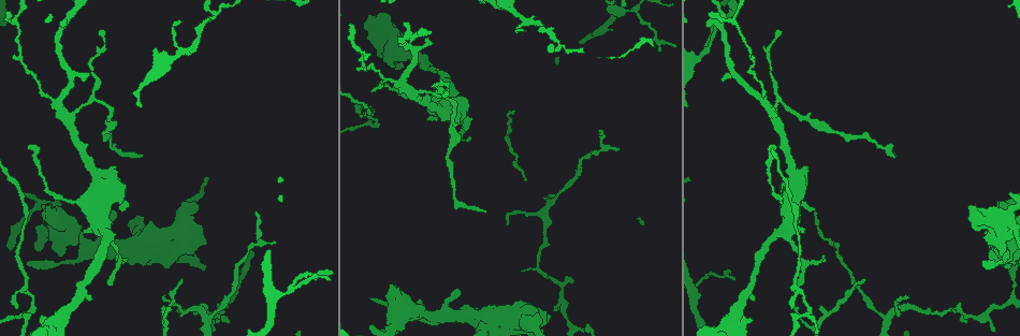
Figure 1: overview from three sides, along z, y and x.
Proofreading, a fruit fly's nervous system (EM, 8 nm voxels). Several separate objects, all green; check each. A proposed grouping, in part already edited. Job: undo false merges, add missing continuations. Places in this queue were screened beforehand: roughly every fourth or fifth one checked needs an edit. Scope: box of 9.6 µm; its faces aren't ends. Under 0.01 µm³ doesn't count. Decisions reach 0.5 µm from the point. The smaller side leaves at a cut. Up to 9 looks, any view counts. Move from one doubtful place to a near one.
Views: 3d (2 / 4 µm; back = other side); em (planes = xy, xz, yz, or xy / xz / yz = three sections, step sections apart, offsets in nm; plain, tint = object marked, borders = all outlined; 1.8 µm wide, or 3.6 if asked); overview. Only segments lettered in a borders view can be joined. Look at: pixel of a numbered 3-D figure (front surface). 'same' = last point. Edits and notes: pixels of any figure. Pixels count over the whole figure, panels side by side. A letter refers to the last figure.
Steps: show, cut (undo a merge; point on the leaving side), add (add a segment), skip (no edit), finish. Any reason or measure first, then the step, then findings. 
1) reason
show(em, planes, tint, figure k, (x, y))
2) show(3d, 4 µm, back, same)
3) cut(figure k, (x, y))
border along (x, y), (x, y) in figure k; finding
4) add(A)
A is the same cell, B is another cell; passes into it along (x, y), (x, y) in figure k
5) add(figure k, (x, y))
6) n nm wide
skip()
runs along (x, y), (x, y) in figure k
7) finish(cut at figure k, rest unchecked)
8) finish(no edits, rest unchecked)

branch stops here
show(em, planes, borders, figure 1, (47, 206))

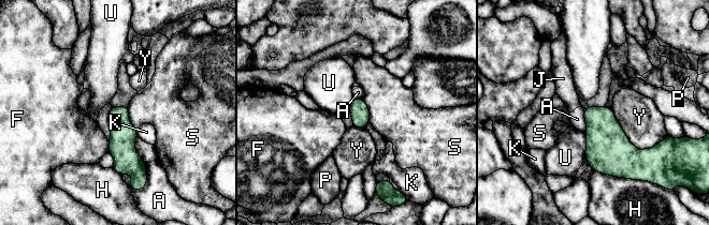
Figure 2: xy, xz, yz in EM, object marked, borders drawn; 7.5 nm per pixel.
skip()
A, F, H, J, K, P, S, U and Y are other cells; border along (584, 132), (585, 155) in figure 2; no lettered segment goes on from it

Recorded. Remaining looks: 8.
touches itself
show(3d, 4 µm, figure 1, (66, 262))

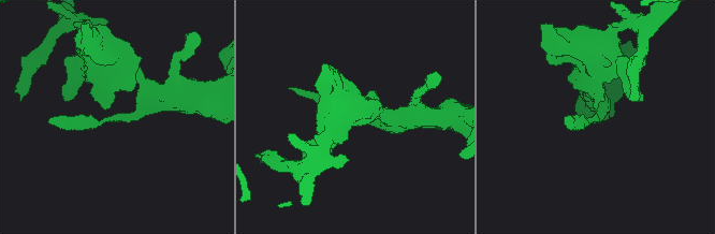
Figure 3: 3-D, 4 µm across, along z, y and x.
arms of 160, 300 nm
show(em, planes, borders, figure 3, (595, 116))

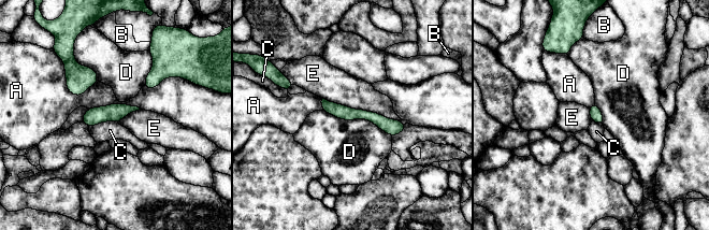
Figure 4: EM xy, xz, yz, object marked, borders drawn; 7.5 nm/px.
skip()
A, B, C, D and E are other cells; runs along (324, 102), (402, 126) in figure 4; continuous, no second neuron

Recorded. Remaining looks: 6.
show(em, planes, tint, figure 1, (886, 321))

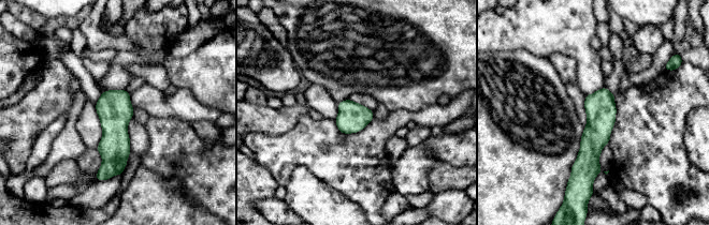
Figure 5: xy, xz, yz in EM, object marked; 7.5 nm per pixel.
show(em, planes, borders, same)

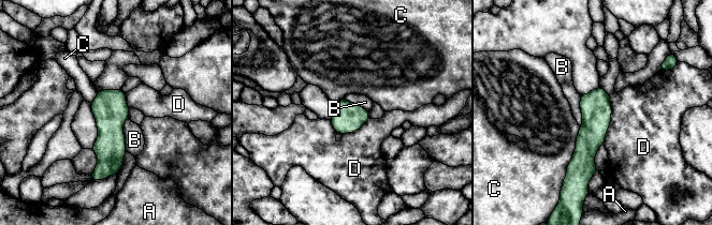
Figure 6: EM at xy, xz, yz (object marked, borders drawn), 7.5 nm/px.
skip()
A, B, C and D are other cells; runs along (599, 90), (581, 177) in figure 6; continuous, no second neuron

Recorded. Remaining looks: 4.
two arms in line, one across
show(3d, 2 µm, figure 1, (414, 94))

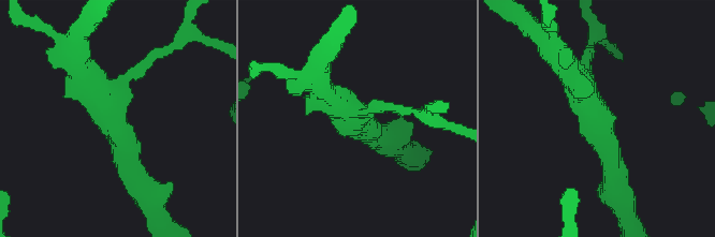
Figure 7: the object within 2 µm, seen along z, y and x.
3 arms
show(em, planes, tint, figure 7, (114, 104))

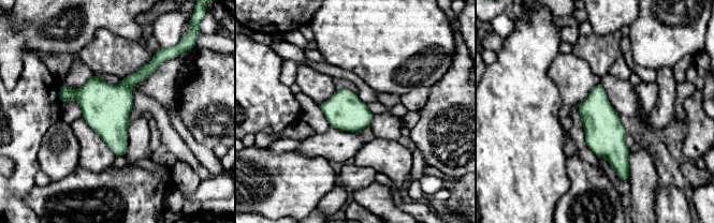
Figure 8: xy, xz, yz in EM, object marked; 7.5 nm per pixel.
see the neighbours
show(em, planes, borders, same)

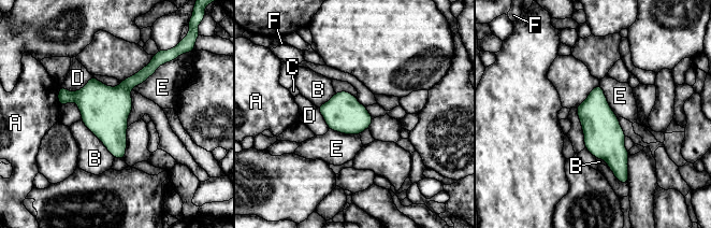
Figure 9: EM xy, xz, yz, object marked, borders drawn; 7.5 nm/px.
skip()
A, B, C, D, E and F are other cells; border along (168, 62), (162, 63), (132, 88) in figure 9; one neuron here

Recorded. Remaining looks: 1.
finish(no edits, rest unchecked)

